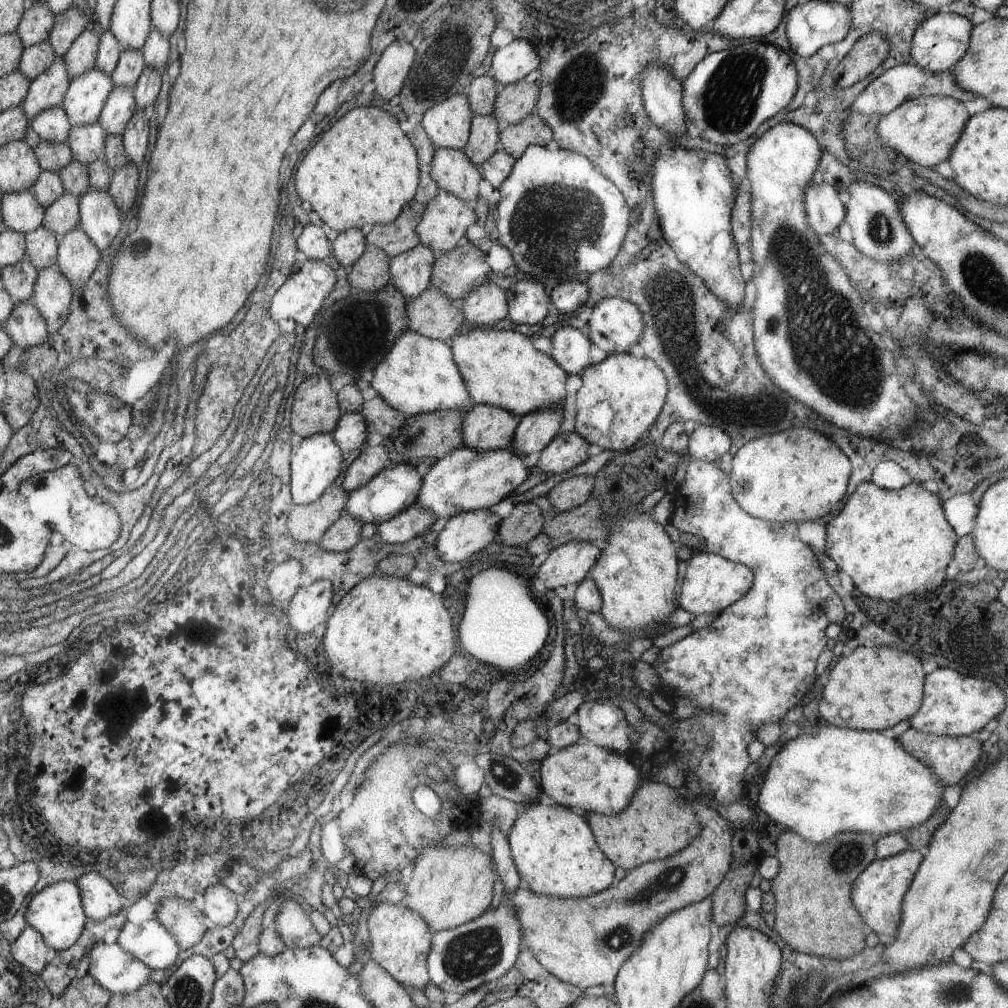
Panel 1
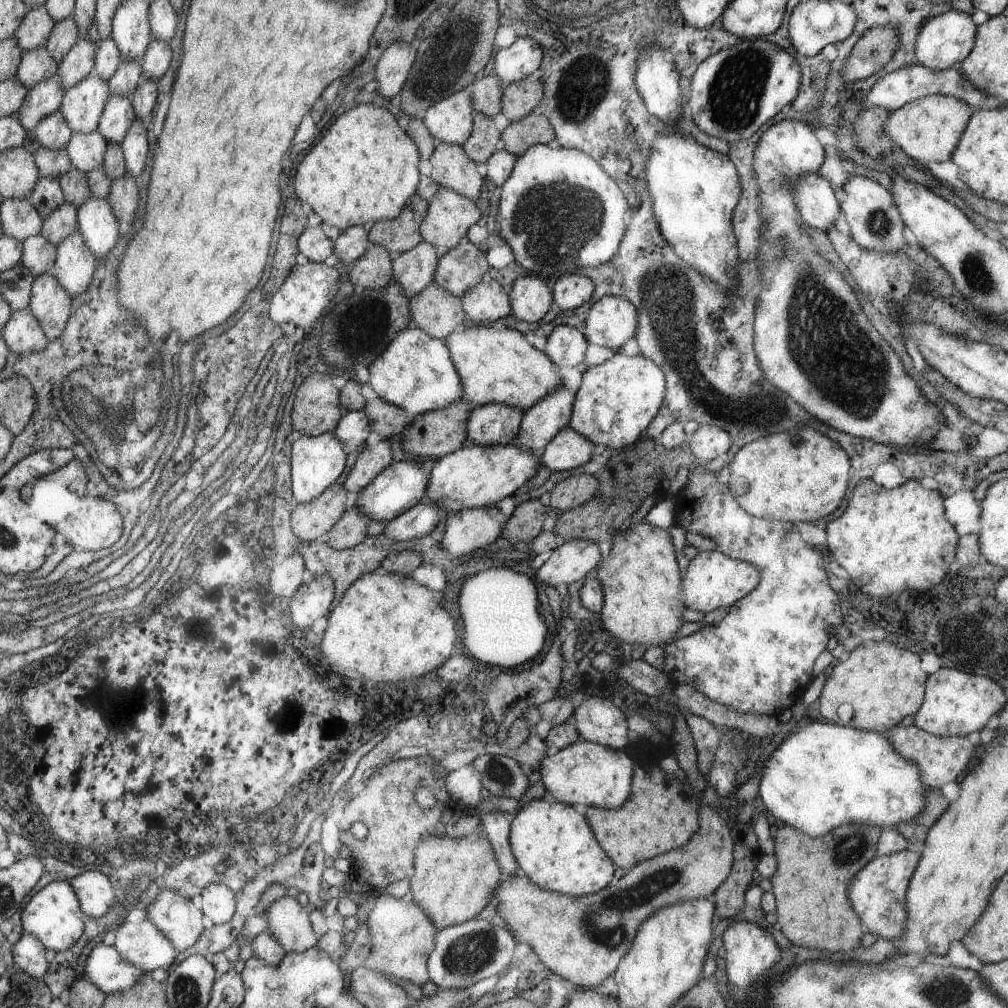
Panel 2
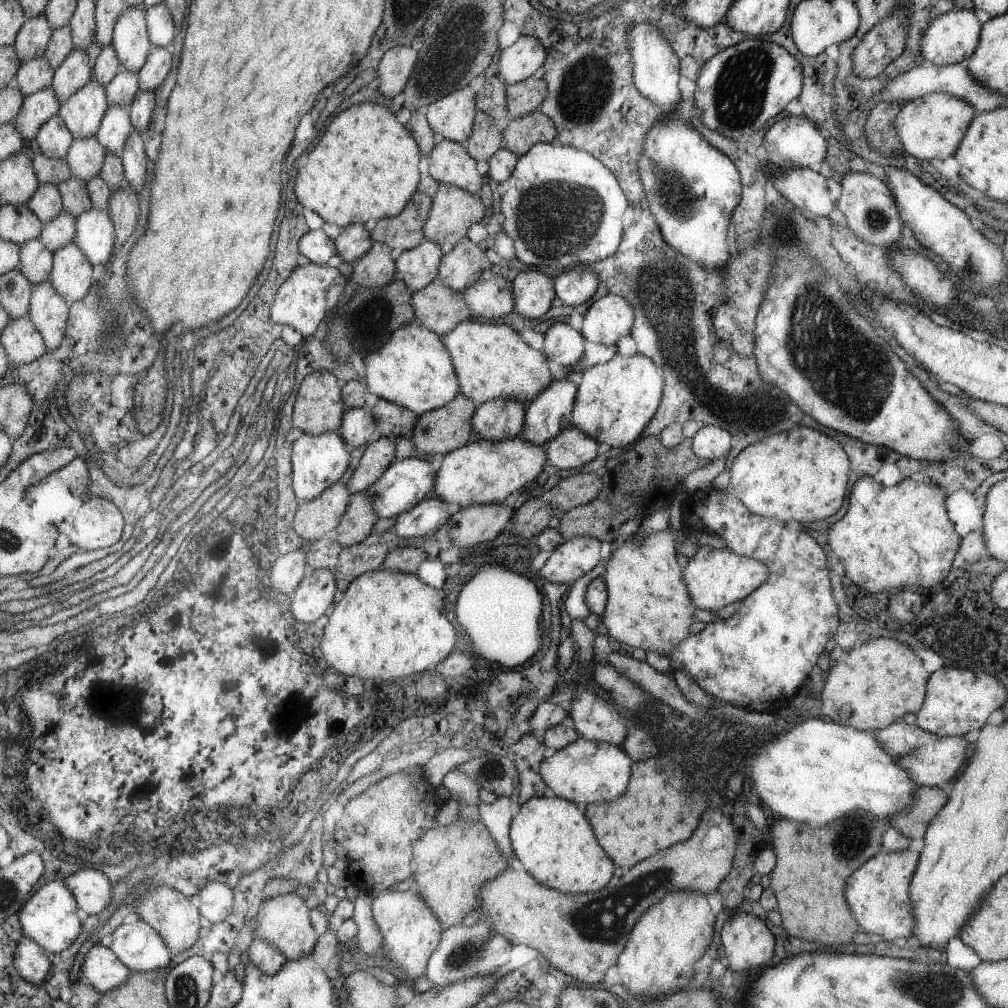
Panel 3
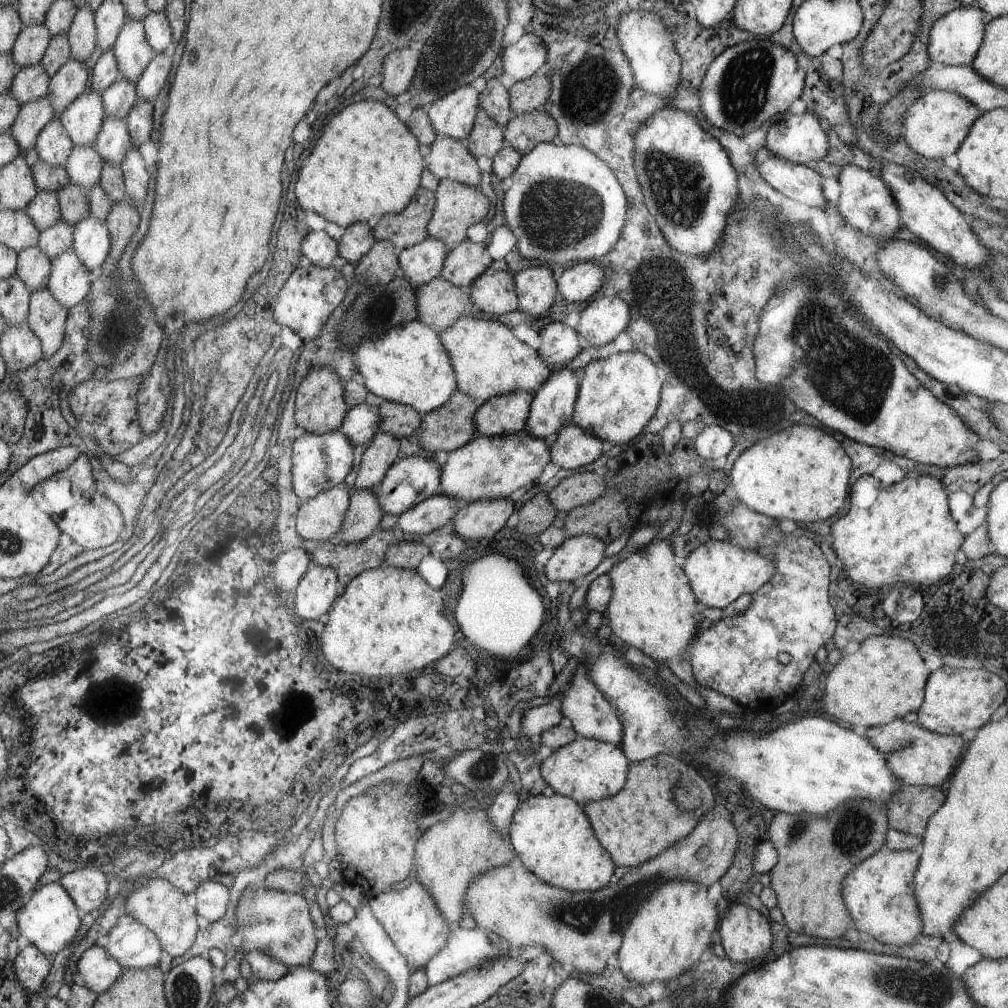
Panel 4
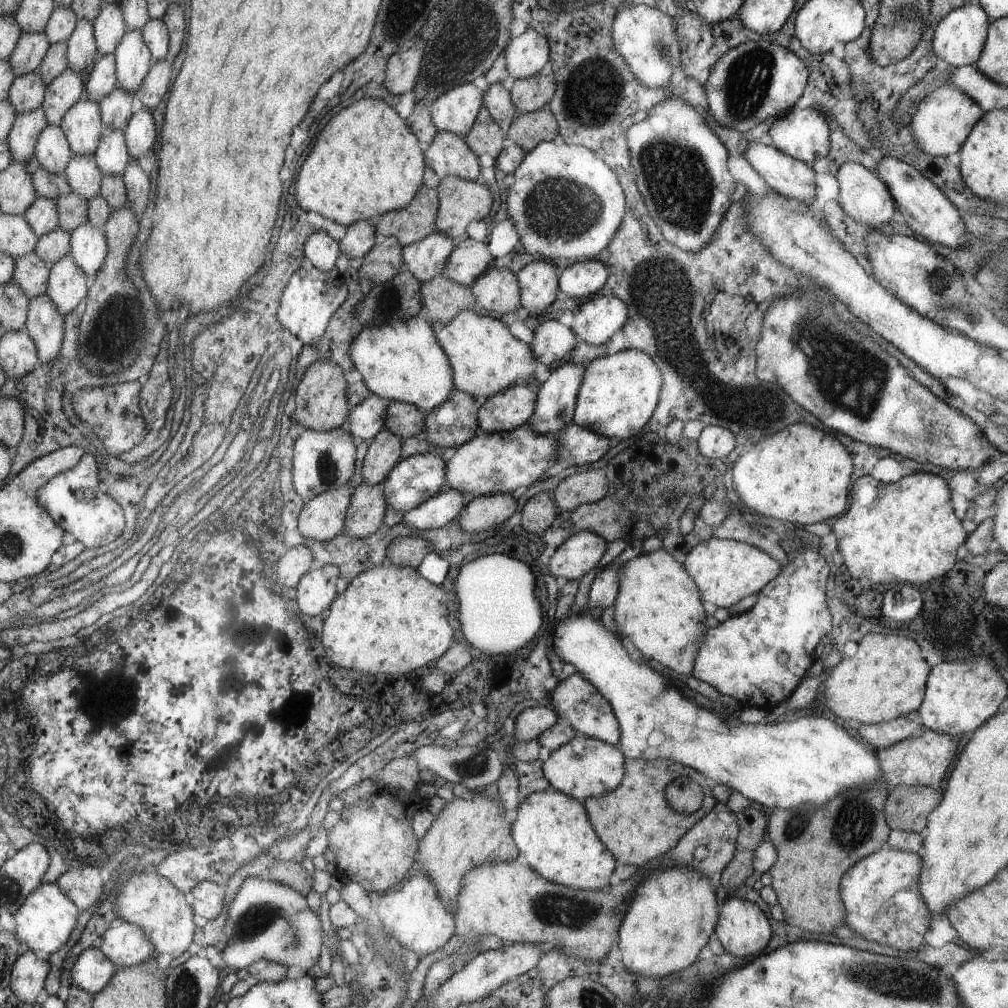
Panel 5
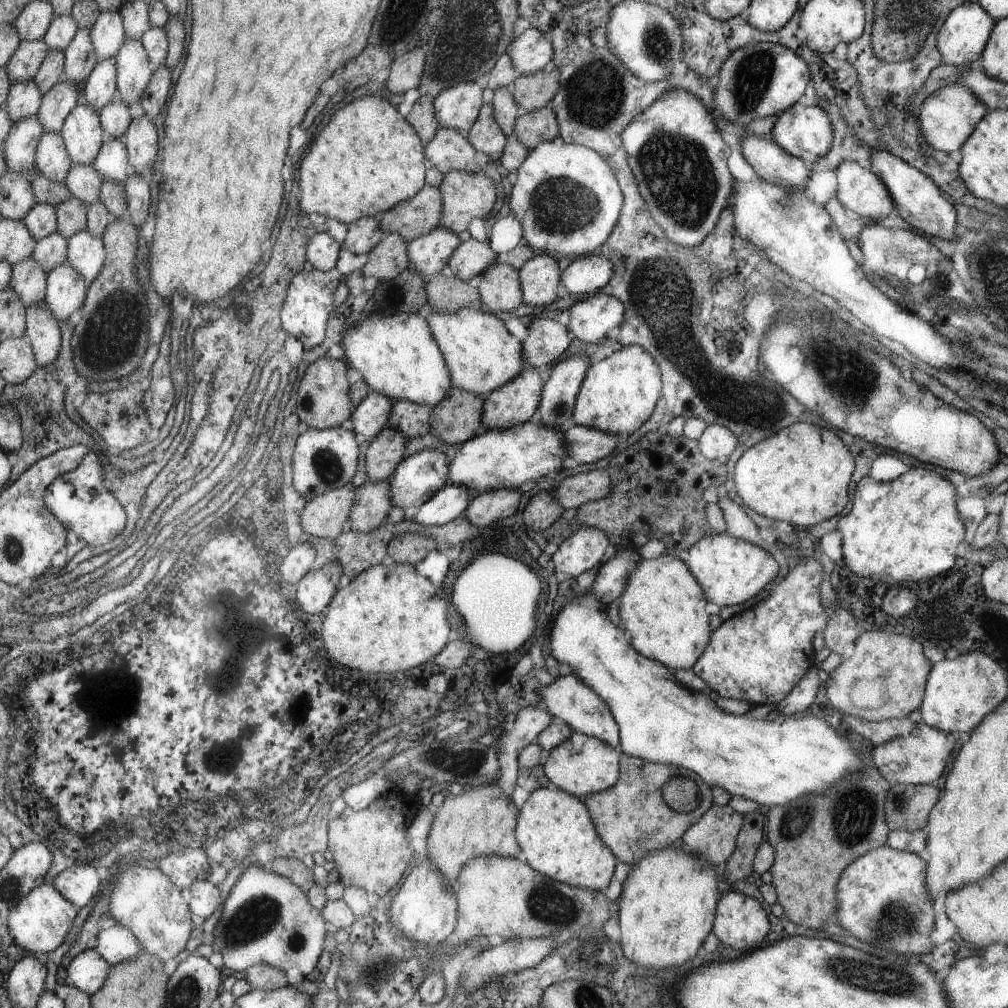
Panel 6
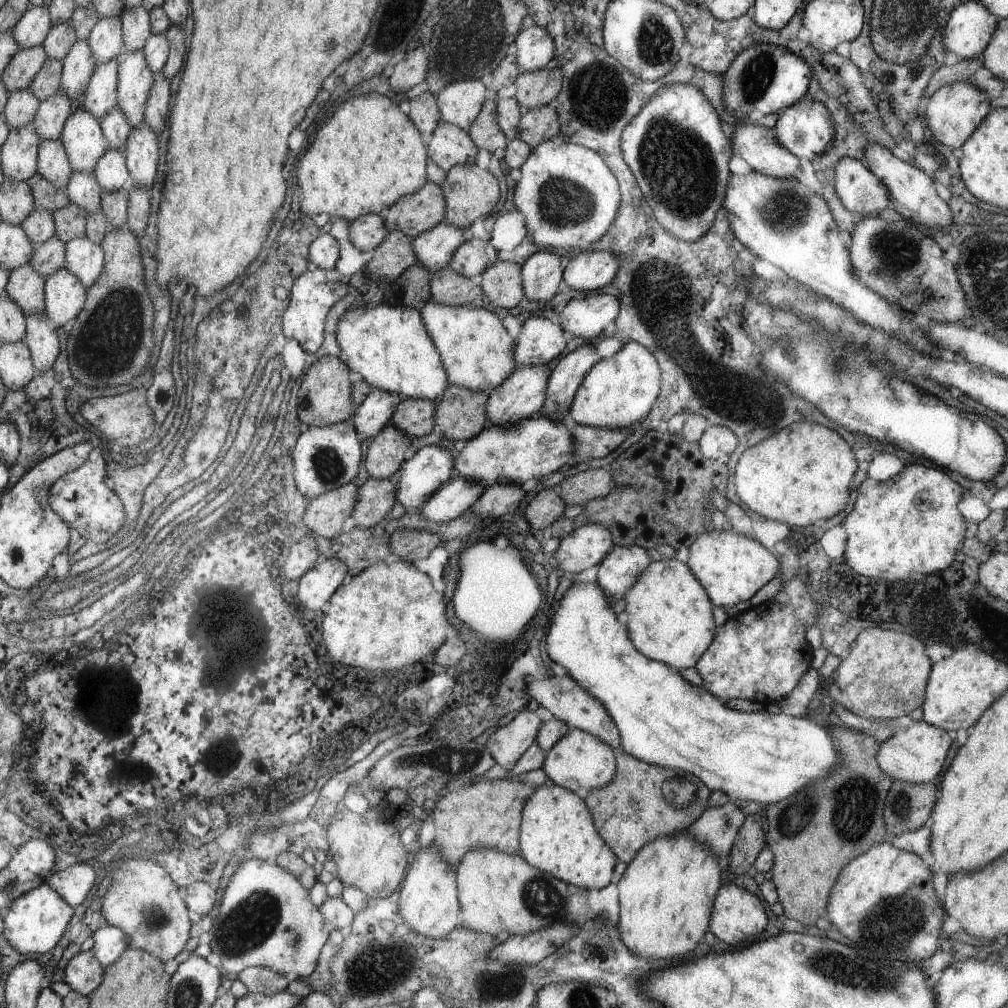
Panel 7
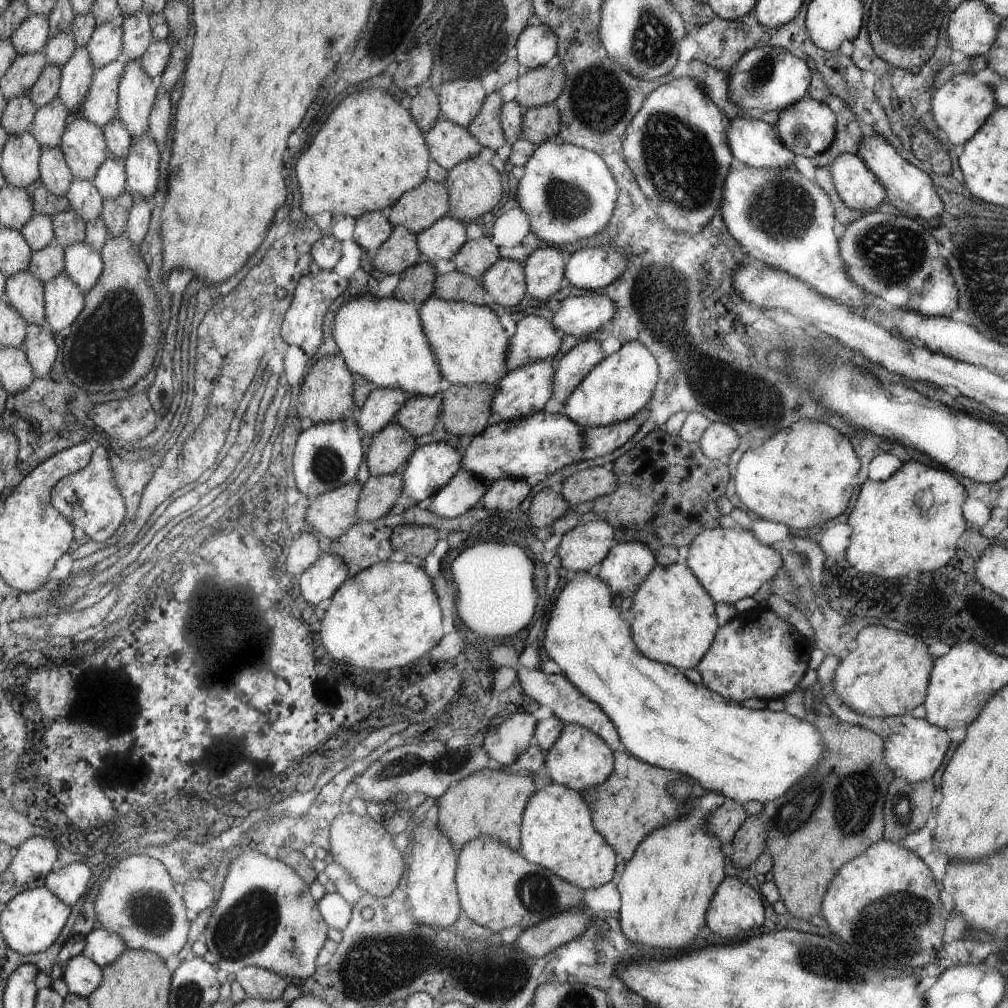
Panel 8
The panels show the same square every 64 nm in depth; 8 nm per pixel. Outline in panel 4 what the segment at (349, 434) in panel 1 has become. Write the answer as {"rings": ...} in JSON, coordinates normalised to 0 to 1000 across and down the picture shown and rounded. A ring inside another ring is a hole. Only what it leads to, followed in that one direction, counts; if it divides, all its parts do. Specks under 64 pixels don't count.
{"rings":[[[359,400],[349,404],[338,423],[339,427],[352,441],[363,440],[371,435],[373,427],[378,425],[377,402]]]}

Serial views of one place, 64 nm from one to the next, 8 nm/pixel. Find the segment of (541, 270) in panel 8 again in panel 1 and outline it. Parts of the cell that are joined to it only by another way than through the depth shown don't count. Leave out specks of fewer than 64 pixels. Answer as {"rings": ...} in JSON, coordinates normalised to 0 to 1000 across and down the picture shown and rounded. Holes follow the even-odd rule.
{"rings":[[[516,278],[501,290],[504,315],[512,322],[534,321],[544,313],[546,296],[536,280]]]}

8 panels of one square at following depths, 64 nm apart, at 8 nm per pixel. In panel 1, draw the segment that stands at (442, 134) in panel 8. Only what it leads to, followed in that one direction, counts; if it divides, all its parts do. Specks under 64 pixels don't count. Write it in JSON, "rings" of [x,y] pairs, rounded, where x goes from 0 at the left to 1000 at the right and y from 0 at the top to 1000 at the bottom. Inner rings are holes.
{"rings":[[[432,147],[426,175],[436,188],[453,193],[465,205],[472,205],[476,171],[459,149]]]}

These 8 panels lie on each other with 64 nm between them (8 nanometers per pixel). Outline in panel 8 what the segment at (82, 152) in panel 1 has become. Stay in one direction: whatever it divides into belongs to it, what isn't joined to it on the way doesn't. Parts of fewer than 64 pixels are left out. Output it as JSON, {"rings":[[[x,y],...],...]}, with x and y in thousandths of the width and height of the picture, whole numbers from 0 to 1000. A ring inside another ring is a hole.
{"rings":[[[72,177],[64,194],[69,205],[84,221],[91,220],[99,214],[104,198],[92,180]]]}

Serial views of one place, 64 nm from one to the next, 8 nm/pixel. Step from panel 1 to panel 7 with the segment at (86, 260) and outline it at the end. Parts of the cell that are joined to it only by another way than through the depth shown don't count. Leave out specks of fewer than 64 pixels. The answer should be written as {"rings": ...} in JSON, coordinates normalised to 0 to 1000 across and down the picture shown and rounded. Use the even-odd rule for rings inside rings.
{"rings":[[[60,266],[45,280],[45,312],[61,327],[84,307],[87,286],[67,266]]]}

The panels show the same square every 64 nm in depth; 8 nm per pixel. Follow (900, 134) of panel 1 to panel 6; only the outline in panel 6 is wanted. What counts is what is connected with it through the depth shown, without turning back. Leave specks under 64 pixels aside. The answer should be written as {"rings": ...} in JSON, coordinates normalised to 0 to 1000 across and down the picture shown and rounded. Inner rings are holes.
{"rings":[[[954,83],[939,84],[929,91],[925,91],[916,101],[916,109],[910,116],[914,133],[919,137],[919,145],[927,149],[937,150],[940,153],[953,149],[956,141],[962,137],[966,127],[981,109]]]}

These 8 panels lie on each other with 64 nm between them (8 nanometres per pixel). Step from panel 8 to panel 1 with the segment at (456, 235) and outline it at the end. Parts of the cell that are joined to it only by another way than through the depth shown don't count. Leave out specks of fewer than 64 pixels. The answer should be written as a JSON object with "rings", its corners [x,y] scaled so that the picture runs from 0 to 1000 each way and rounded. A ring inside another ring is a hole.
{"rings":[[[415,243],[412,247],[391,255],[386,260],[387,280],[405,298],[422,291],[429,283],[430,261],[433,253],[425,244]]]}

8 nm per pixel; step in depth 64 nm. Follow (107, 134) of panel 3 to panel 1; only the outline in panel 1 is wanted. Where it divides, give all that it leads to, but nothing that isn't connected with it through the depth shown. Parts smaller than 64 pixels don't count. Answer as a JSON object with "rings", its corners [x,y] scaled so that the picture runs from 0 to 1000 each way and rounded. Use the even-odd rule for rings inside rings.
{"rings":[[[113,85],[112,92],[108,94],[104,108],[101,109],[97,122],[108,133],[121,133],[125,129],[125,123],[133,115],[136,109],[133,99],[132,87],[125,85]]]}

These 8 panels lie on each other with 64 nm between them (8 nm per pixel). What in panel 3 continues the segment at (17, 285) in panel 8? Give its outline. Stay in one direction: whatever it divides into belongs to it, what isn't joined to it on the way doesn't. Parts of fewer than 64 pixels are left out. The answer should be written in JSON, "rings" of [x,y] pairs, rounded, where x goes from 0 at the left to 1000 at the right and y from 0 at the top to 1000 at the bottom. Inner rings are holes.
{"rings":[[[39,236],[24,240],[21,245],[21,261],[18,267],[32,283],[46,280],[53,268],[54,250],[50,250]]]}

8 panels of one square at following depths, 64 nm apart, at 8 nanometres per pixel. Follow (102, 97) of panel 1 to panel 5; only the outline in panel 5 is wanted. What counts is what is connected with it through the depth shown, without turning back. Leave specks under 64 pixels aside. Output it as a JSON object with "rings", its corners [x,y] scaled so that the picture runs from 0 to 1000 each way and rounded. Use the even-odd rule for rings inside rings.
{"rings":[[[83,95],[77,99],[62,117],[62,127],[70,153],[94,155],[97,141],[106,129],[100,119],[99,103],[91,97]]]}

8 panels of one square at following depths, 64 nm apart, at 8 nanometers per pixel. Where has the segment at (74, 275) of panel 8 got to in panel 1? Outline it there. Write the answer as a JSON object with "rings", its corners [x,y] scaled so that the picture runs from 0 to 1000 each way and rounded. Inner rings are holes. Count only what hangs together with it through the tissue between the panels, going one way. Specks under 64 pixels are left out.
{"rings":[[[89,185],[78,197],[79,224],[103,248],[107,246],[121,226],[121,208],[107,188]]]}

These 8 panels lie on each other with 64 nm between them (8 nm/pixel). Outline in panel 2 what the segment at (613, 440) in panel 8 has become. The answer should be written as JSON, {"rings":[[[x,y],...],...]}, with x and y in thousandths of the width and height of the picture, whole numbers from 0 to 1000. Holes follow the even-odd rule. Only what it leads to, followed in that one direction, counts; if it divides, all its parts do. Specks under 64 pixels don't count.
{"rings":[[[560,424],[536,448],[536,456],[549,468],[572,466],[587,456],[591,441],[567,424]]]}

